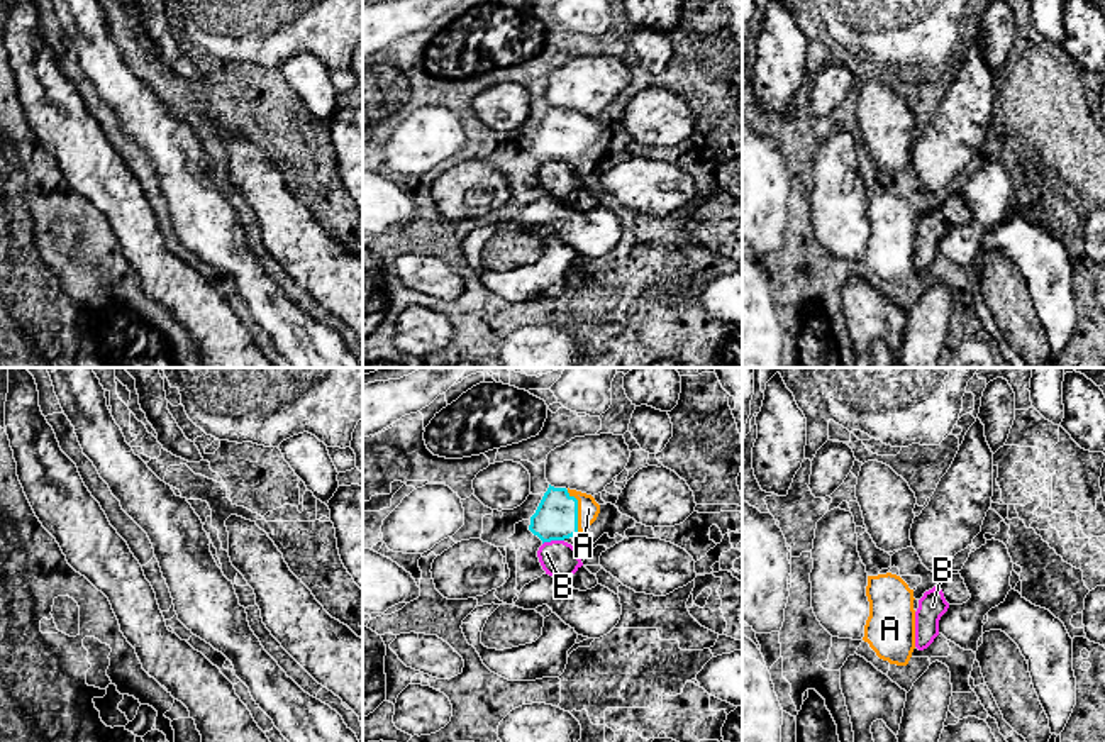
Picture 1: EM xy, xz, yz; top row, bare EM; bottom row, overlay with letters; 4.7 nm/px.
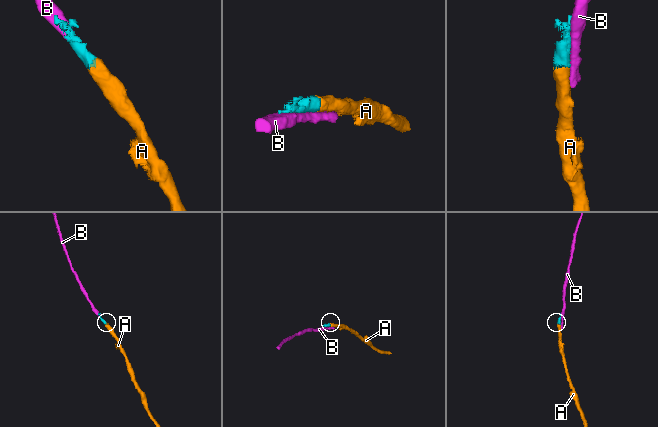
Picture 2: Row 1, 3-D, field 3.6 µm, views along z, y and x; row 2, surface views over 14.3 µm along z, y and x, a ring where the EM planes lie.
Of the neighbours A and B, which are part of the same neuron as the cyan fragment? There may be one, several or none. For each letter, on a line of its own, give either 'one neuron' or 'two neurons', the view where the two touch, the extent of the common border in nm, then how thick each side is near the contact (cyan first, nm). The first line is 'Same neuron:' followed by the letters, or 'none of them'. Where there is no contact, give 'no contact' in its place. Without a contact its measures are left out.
Same neuron: A
A: one neuron; meets cyan in xz; contact 220 nm long; 200 nm thick on the cyan side, 100 nm on the other
B: two neurons; meets cyan in xz; contact 110 nm long; 200 nm thick on the cyan side, 180 nm on the other

